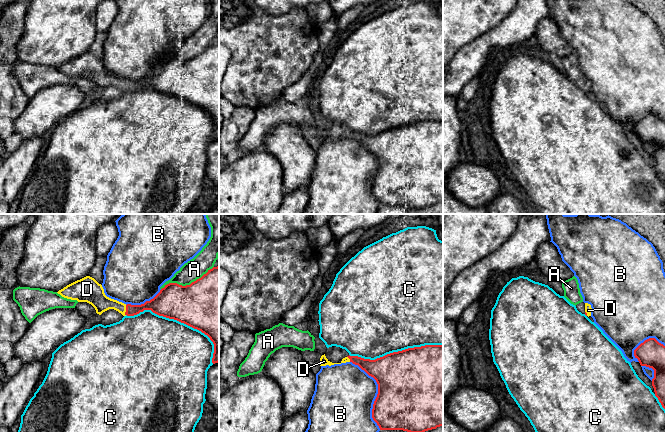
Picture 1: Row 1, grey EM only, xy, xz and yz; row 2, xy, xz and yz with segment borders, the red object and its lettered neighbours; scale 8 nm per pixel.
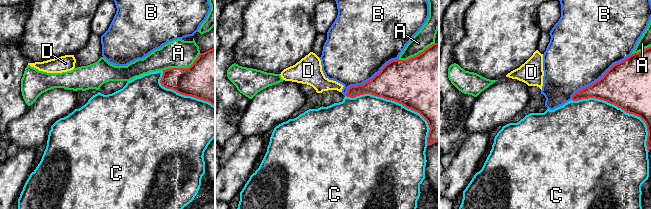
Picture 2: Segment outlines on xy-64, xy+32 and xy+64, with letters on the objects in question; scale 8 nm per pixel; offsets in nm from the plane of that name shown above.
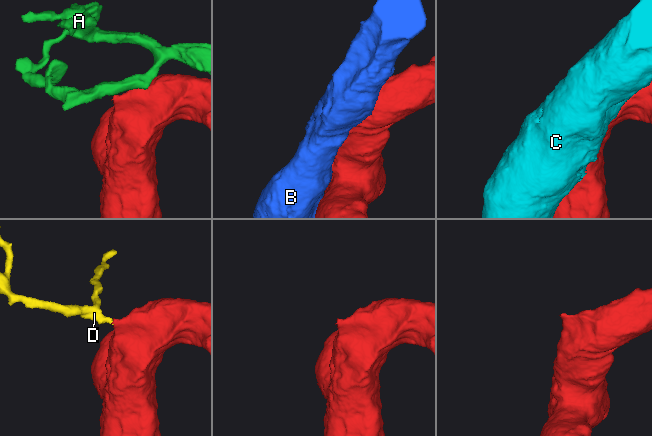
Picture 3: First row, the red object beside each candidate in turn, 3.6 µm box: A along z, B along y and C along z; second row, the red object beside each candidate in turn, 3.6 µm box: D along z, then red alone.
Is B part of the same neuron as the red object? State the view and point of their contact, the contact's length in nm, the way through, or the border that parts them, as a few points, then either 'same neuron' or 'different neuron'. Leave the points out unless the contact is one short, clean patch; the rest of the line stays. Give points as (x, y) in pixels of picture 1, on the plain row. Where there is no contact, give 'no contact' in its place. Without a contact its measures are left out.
xz (378, 168) | 600 nm | different neuron

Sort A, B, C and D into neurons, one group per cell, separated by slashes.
A / B / C / D

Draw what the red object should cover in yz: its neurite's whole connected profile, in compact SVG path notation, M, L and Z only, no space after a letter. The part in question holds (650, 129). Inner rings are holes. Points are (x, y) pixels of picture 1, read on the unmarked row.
M649 114L634 126L634 132L641 142L654 146L652 162L655 172L665 185L665 122L655 114Z

